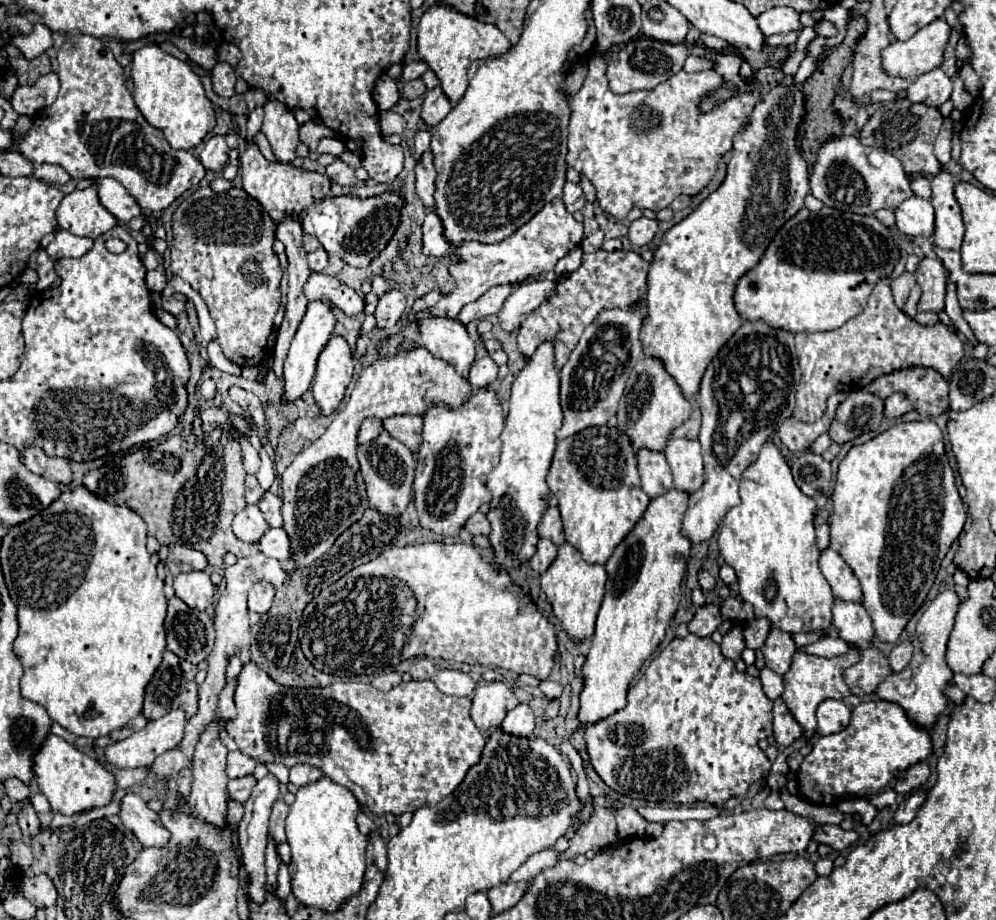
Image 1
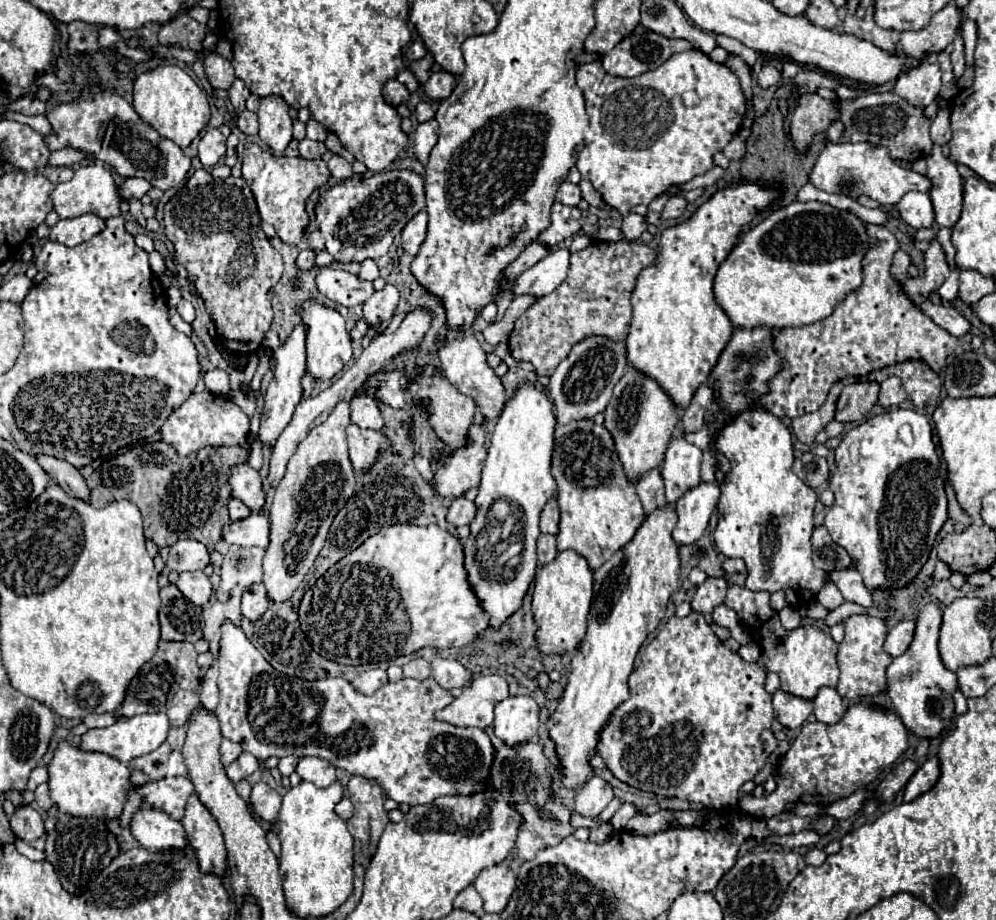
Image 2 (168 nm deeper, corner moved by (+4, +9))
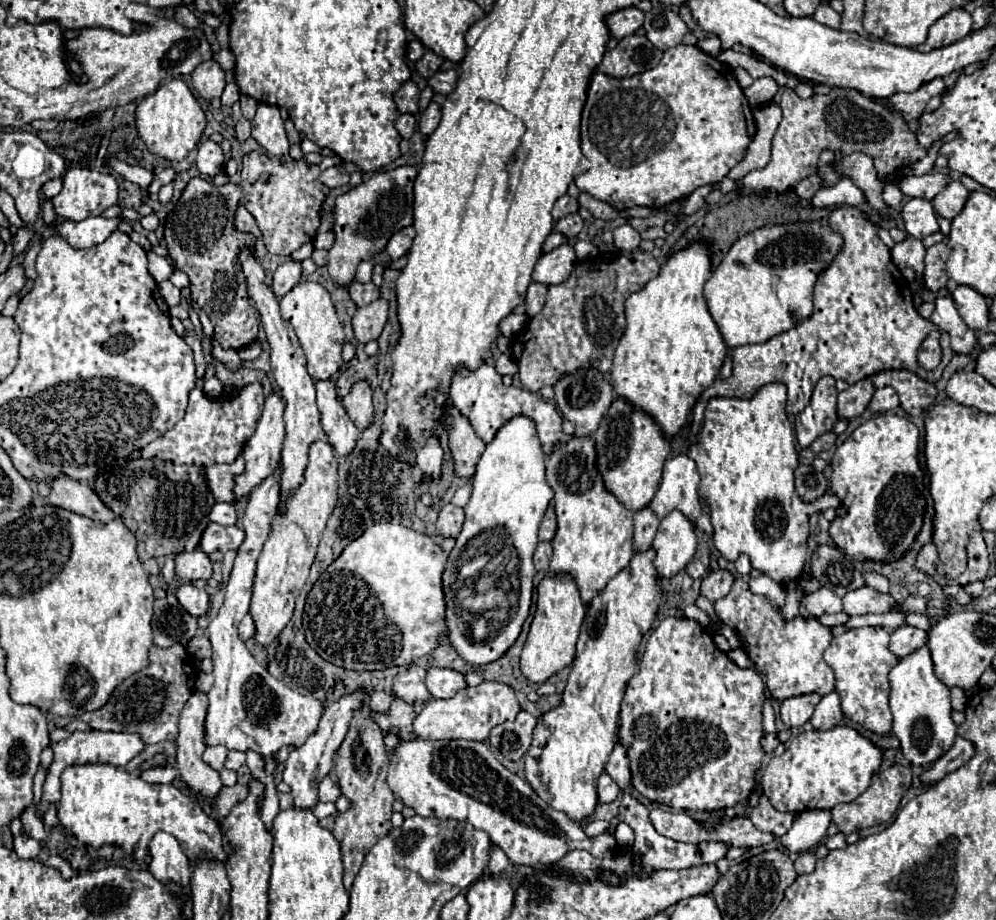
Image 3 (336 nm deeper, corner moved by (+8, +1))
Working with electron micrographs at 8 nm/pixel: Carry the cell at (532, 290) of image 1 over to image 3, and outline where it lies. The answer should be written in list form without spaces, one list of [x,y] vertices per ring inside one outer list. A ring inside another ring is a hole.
[[[560,245],[550,253],[544,253],[532,273],[534,283],[542,285],[558,285],[566,281],[576,265],[576,253],[570,245]]]

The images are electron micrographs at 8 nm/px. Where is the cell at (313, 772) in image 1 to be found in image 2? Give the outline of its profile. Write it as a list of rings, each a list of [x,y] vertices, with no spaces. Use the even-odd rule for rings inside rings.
[[[304,757],[298,767],[296,773],[304,779],[310,781],[318,787],[330,787],[336,781],[336,773],[334,773],[334,765],[330,765],[328,761],[322,761],[320,757]]]

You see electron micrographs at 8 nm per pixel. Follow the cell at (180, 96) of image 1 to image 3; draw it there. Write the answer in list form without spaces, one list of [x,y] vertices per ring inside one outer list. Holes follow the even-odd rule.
[[[172,79],[170,83],[160,85],[154,93],[146,95],[136,107],[136,129],[140,139],[146,143],[150,153],[168,161],[182,161],[200,141],[204,127],[204,111],[182,79]]]

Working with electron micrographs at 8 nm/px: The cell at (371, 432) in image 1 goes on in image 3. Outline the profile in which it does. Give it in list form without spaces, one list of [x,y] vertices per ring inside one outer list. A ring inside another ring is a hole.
[[[360,381],[352,387],[352,391],[342,399],[342,405],[354,425],[364,431],[374,421],[374,407],[372,407],[372,391],[366,381]]]

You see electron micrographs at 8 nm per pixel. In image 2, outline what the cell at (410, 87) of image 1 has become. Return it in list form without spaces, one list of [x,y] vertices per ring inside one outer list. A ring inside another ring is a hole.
[[[426,53],[426,57],[422,57],[422,59],[418,59],[418,61],[414,61],[412,65],[410,65],[410,71],[414,73],[414,77],[420,81],[420,83],[426,83],[428,81],[428,77],[430,77],[430,69],[432,69],[432,65],[434,65],[434,57],[430,55],[430,53]]]

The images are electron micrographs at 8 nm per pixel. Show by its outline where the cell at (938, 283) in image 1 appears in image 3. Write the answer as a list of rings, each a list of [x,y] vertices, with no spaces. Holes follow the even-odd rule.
[[[936,243],[930,249],[926,249],[926,267],[924,267],[924,283],[930,291],[940,291],[946,281],[948,281],[948,273],[946,273],[946,259],[950,255],[950,249],[946,243]]]

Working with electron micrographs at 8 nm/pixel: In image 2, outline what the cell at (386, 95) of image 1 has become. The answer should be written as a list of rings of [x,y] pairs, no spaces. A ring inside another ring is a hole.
[[[392,79],[392,81],[388,81],[388,83],[384,85],[384,99],[386,99],[390,105],[398,107],[398,105],[402,105],[402,103],[406,103],[406,101],[410,99],[410,91],[408,91],[400,81]]]

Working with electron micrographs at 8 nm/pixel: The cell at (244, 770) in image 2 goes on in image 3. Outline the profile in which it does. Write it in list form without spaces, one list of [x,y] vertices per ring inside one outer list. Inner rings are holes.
[[[230,751],[230,753],[228,753],[228,759],[226,759],[226,765],[224,765],[224,769],[230,769],[230,771],[238,771],[238,769],[240,769],[244,763],[246,763],[246,753]]]

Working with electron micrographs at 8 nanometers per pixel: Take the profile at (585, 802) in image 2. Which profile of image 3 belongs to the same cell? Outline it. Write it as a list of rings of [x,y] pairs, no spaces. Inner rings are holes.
[[[602,773],[600,779],[598,779],[598,803],[616,801],[618,793],[620,793],[620,787],[606,773]]]

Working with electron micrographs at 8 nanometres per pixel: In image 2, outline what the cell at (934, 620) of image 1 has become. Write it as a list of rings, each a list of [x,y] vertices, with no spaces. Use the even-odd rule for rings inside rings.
[[[926,603],[920,609],[920,615],[916,619],[916,633],[914,641],[910,643],[908,651],[888,665],[888,695],[892,699],[892,705],[906,725],[908,731],[922,739],[938,737],[946,727],[950,727],[954,717],[954,701],[952,693],[958,687],[956,675],[948,671],[938,653],[938,631],[942,623],[942,611],[936,603]]]

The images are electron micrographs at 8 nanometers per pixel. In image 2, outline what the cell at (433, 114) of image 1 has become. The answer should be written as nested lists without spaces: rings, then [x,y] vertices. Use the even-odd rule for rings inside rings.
[[[438,71],[438,73],[432,73],[430,79],[424,83],[424,93],[430,97],[430,99],[446,99],[452,89],[456,87],[456,77],[448,71]]]

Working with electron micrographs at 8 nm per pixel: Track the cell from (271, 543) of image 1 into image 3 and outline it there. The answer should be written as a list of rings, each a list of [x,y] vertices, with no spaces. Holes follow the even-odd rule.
[[[210,523],[206,527],[206,533],[202,535],[202,541],[200,541],[200,551],[204,553],[212,553],[212,551],[238,551],[242,541],[244,541],[246,533],[244,529],[232,525],[232,527],[224,527],[224,525],[218,525],[218,523]]]

